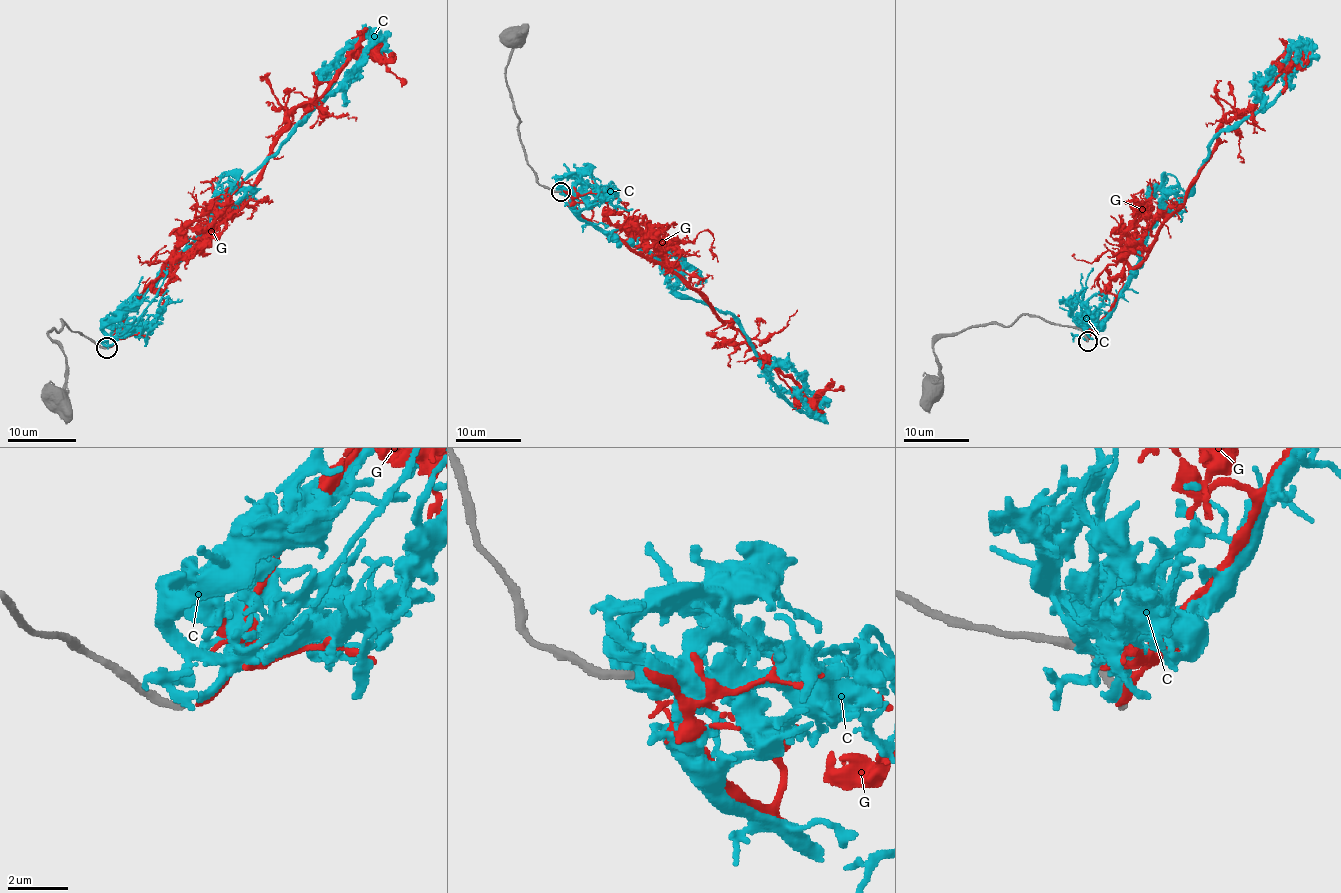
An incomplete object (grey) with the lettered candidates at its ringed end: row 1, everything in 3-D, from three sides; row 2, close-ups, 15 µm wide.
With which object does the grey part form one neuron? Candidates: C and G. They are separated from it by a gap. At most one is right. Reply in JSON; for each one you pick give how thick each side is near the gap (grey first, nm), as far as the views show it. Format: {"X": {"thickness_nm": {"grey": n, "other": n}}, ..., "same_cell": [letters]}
{"G": {"thickness_nm": {"grey": 260, "other": 280}}, "same_cell": ["G"]}

